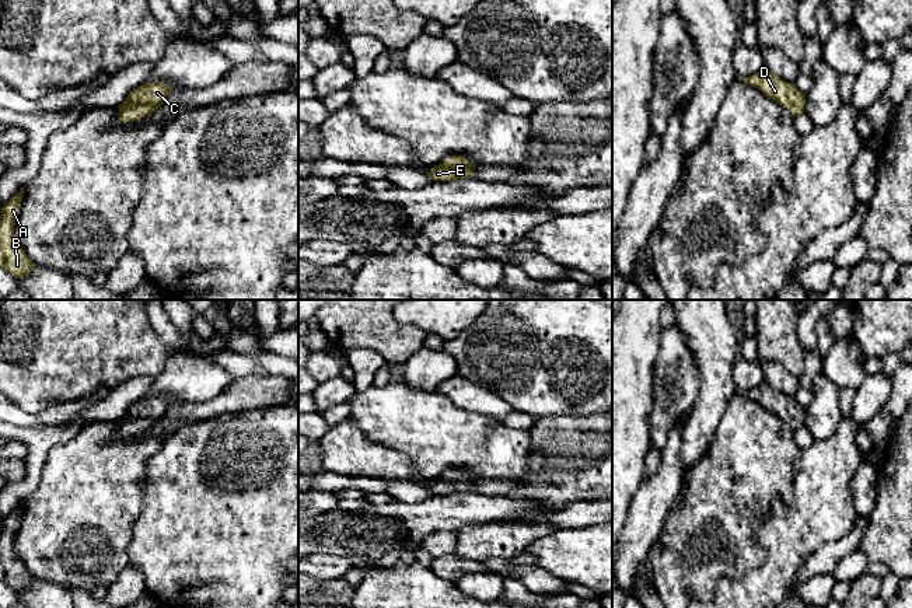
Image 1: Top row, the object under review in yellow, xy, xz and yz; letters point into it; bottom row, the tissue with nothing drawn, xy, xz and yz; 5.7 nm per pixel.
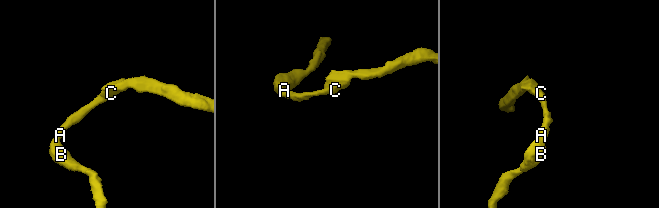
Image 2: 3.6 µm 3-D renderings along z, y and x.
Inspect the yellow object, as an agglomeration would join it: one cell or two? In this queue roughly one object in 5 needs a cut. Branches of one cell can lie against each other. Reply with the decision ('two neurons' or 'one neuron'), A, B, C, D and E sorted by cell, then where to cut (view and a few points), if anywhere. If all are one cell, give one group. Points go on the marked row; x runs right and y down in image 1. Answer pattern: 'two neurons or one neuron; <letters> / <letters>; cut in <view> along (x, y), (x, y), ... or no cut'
one neuron; A B C D E; no cut

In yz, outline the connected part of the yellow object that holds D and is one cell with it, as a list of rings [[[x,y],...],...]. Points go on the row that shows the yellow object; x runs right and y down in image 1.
[[[766,69],[740,80],[761,90],[766,97],[787,108],[793,116],[804,112],[806,95],[799,91],[796,84],[786,83]]]

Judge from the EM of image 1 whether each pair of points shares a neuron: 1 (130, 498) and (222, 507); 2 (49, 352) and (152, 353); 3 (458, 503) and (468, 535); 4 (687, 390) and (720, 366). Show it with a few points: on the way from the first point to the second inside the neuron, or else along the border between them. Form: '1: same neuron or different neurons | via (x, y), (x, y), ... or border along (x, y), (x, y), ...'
1: different neurons | border along (146, 467), (142, 482), (143, 507), (130, 530)
2: same neuron | via (74, 352), (126, 352)
3: different neurons | border along (498, 520), (464, 524), (456, 531)
4: different neurons | border along (689, 350), (699, 385), (691, 413)

